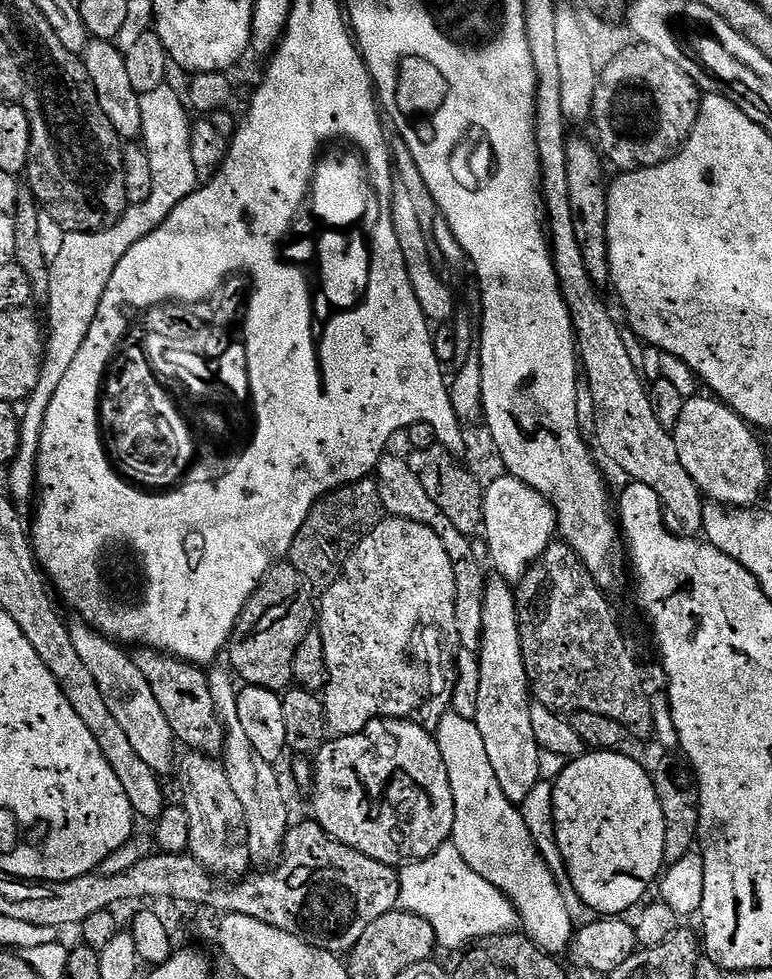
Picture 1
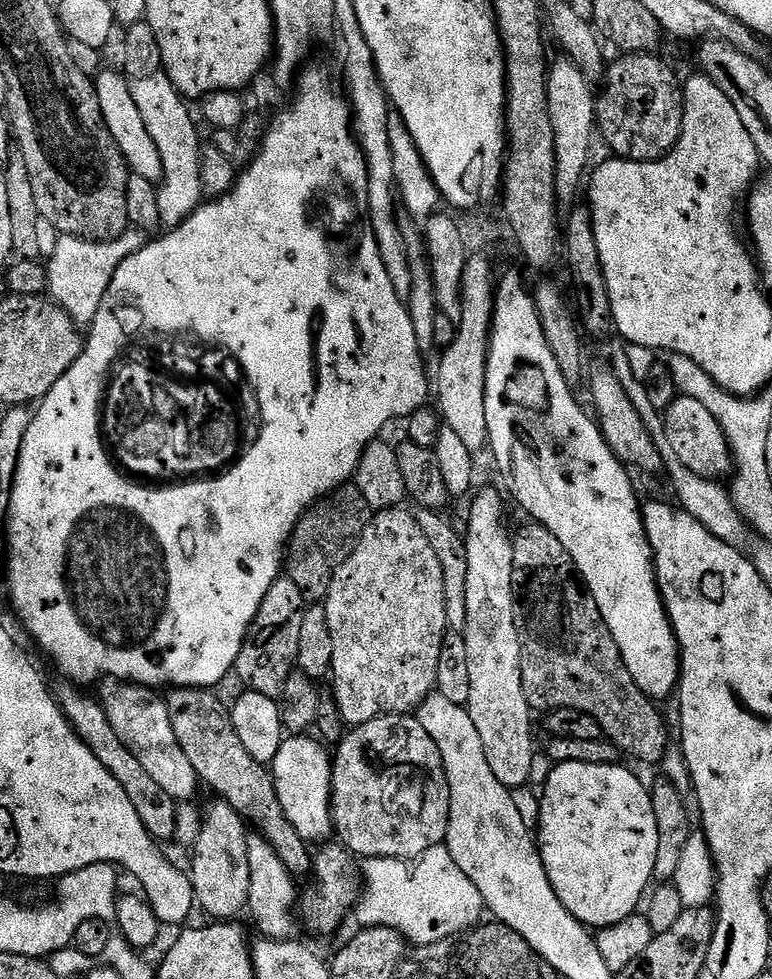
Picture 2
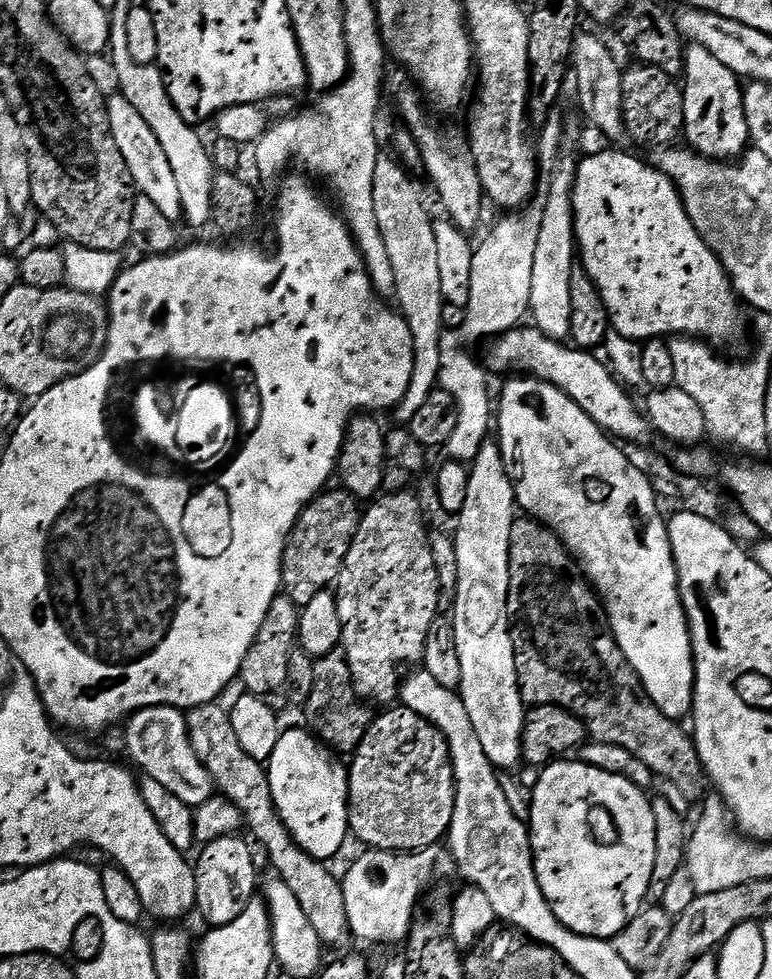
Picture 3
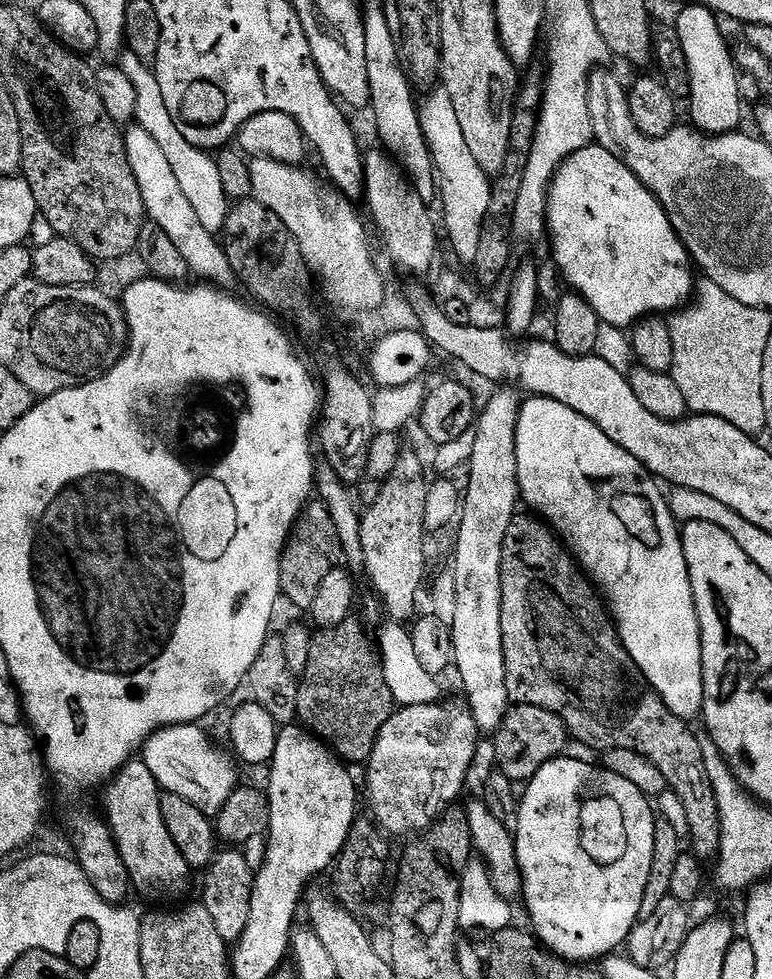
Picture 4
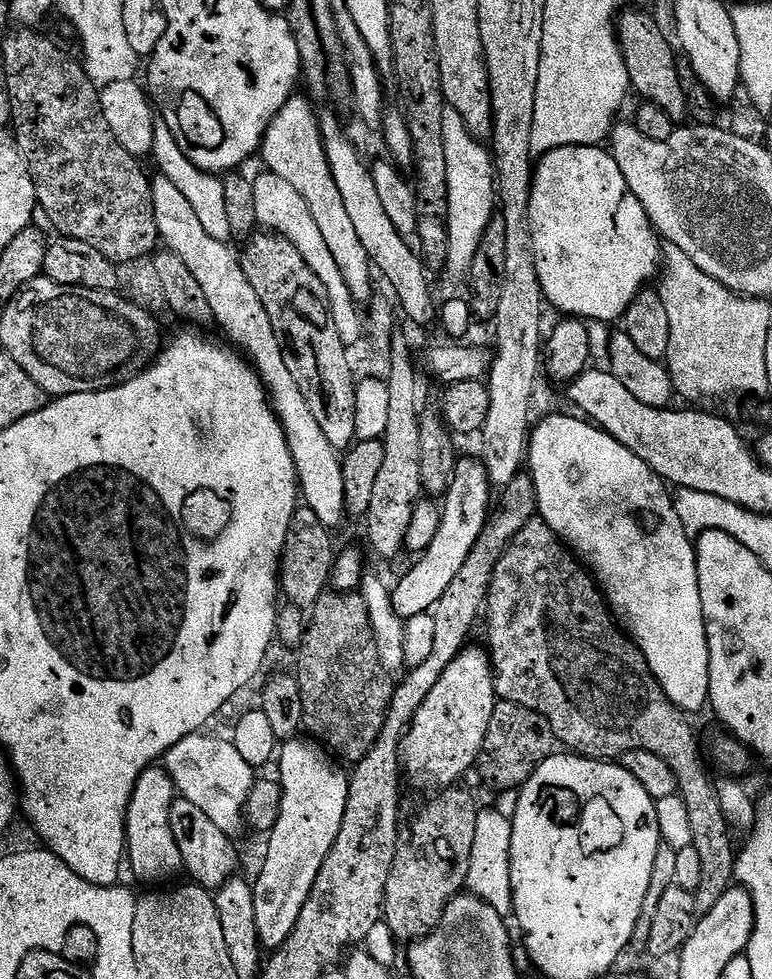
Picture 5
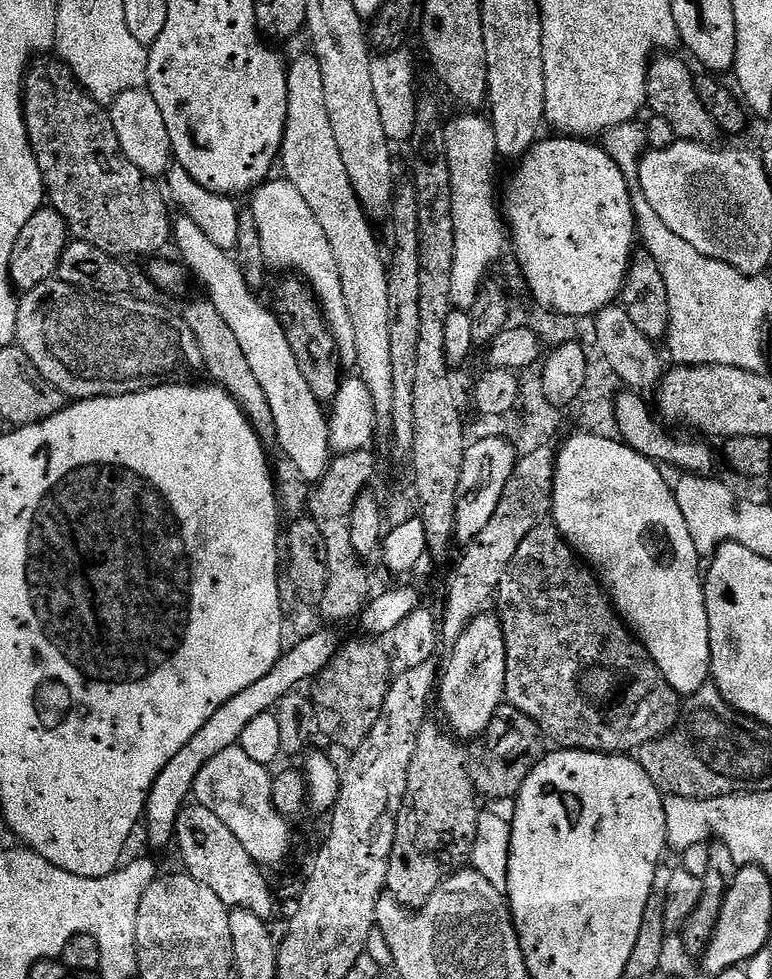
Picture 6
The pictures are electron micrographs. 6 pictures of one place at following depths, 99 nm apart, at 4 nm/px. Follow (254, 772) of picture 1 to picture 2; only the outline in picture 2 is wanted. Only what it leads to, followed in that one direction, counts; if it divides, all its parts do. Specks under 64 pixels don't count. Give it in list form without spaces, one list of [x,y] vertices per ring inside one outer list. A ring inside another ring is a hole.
[[[259,834],[249,835],[248,853],[250,854],[250,894],[247,911],[252,912],[252,920],[261,928],[269,940],[295,940],[301,934],[301,921],[298,919],[297,877],[282,862],[275,846]]]

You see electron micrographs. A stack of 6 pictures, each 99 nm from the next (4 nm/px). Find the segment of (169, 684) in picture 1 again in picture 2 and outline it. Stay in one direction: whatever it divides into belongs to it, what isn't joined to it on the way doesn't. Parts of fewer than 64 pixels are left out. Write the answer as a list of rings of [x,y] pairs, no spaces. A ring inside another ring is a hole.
[[[177,687],[167,693],[168,709],[172,715],[178,746],[186,750],[190,766],[194,766],[197,776],[205,785],[209,784],[214,788],[221,795],[219,797],[235,812],[240,813],[245,821],[253,825],[260,824],[259,835],[275,846],[276,853],[293,874],[311,873],[314,868],[314,852],[313,849],[308,849],[311,848],[309,841],[301,838],[298,830],[294,830],[294,826],[286,818],[278,802],[271,771],[250,758],[250,750],[242,746],[242,738],[238,738],[238,730],[234,730],[229,705],[224,705],[216,694],[206,688]]]

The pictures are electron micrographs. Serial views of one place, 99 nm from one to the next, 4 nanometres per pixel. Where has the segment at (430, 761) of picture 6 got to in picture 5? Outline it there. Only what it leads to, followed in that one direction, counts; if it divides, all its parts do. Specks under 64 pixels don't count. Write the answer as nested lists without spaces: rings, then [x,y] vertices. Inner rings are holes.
[[[451,786],[443,789],[412,821],[401,827],[396,840],[394,866],[390,866],[390,878],[384,891],[383,923],[400,940],[415,942],[429,936],[442,922],[446,906],[455,896],[465,891],[467,874],[470,871],[471,851],[474,843],[474,830],[478,805],[464,786]]]

